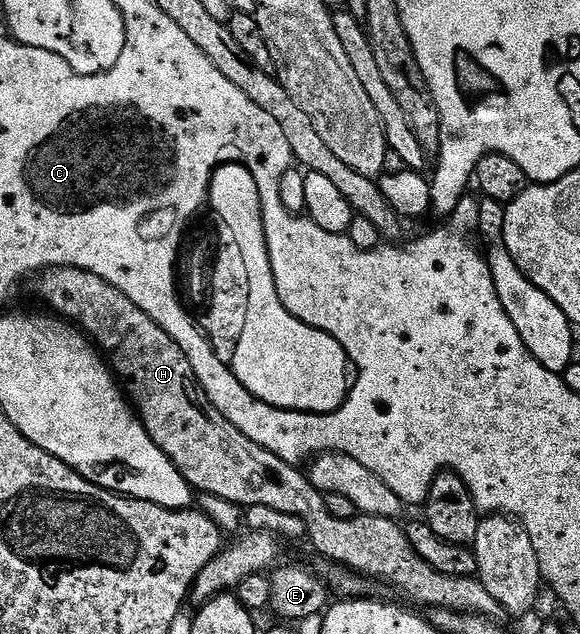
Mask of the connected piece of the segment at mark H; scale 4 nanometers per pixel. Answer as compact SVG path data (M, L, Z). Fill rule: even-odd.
M51 268L41 273L40 279L42 296L50 303L49 311L77 326L105 353L111 369L120 377L125 395L134 411L138 413L138 419L148 430L152 442L156 442L156 446L164 450L166 457L174 463L176 470L180 470L180 474L189 482L195 493L207 492L218 500L239 504L239 509L242 510L252 506L272 506L272 510L296 514L306 523L308 540L314 543L314 548L320 555L327 556L327 561L352 568L375 581L383 580L410 599L426 604L427 609L447 608L453 612L476 612L479 616L491 618L503 615L500 602L496 602L496 598L492 598L492 594L484 590L477 578L448 578L448 574L432 570L432 566L428 566L428 562L424 562L424 558L420 558L420 554L412 550L412 542L408 542L406 529L398 520L361 514L352 518L335 518L328 511L326 497L316 490L316 486L312 486L309 475L301 467L290 464L284 458L272 454L272 450L264 450L256 442L252 442L252 438L236 430L236 426L232 426L232 422L228 422L228 418L224 418L224 414L214 408L214 403L206 397L202 384L192 370L192 362L188 362L178 343L116 286L79 268Z

